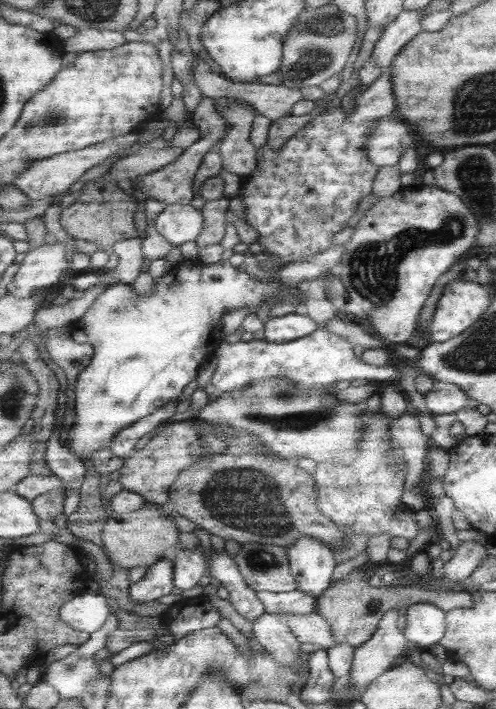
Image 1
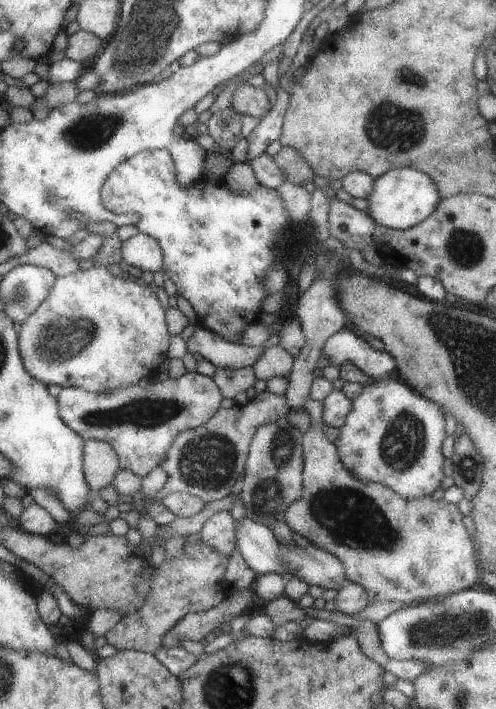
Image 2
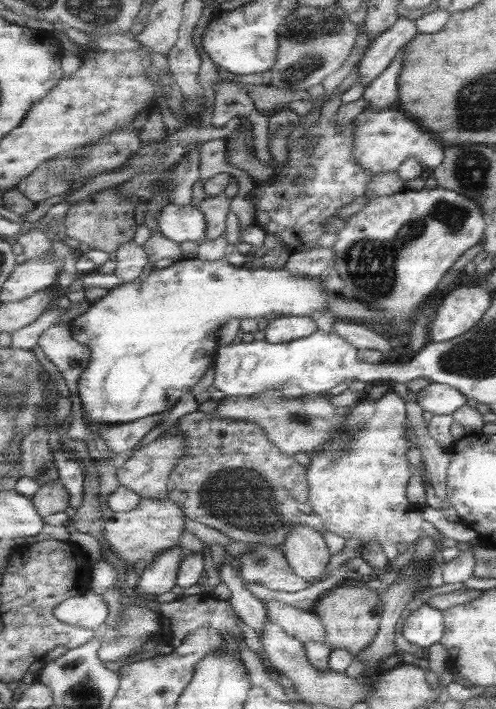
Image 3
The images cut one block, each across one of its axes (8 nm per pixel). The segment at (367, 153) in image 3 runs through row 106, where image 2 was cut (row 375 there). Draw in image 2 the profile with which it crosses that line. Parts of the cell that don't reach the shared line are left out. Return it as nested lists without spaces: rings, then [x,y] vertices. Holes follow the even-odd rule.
[[[396,375],[373,379],[361,386],[361,392],[350,400],[349,412],[345,415],[344,423],[338,428],[338,435],[333,443],[338,459],[358,479],[379,482],[401,498],[429,497],[441,486],[441,480],[444,478],[444,457],[441,453],[441,442],[446,437],[443,428],[444,412],[430,400],[417,394]]]

